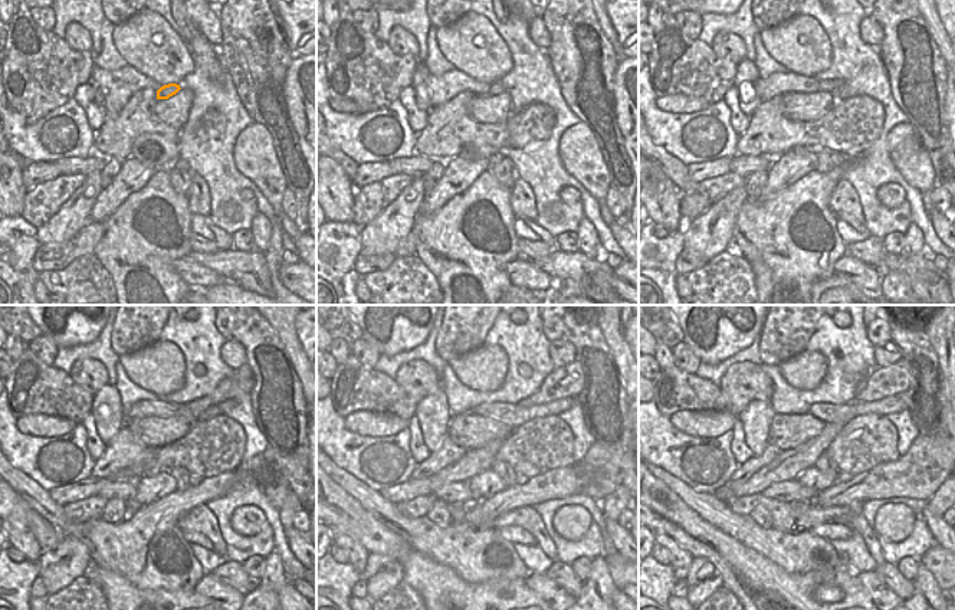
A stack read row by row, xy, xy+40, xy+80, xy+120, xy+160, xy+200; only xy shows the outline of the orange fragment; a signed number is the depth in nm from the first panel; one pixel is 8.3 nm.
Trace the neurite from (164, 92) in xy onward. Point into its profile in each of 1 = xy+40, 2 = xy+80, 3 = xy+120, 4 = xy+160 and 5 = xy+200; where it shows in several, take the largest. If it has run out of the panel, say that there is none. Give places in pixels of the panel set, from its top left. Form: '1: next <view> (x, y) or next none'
1: next xy+40 (496, 88)
2: next xy+80 (833, 87)
3: next xy+120 (240, 381)
4: next xy+160 (567, 381)
5: next xy+200 (883, 381)

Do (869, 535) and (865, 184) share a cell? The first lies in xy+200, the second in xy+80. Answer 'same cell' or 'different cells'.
different cells

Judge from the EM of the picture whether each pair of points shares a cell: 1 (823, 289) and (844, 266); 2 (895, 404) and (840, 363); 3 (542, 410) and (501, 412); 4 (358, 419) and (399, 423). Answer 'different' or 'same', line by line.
1: different
2: different
3: same
4: same

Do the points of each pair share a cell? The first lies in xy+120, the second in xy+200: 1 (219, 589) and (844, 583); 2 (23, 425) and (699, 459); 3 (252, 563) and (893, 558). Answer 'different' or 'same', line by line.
1: different
2: different
3: different

